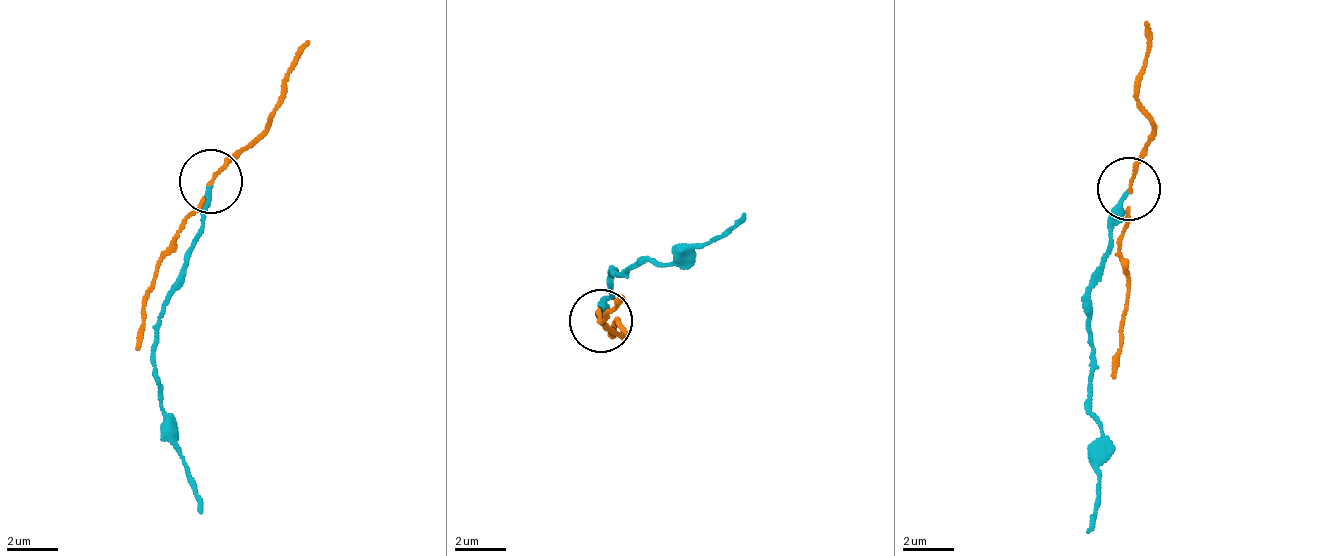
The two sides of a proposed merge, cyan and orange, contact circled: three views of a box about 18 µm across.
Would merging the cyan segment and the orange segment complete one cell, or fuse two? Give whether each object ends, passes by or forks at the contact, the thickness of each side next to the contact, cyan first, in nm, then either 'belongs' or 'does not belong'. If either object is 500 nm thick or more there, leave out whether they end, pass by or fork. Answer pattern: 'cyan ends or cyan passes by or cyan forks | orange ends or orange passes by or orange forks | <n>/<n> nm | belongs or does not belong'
cyan ends | orange passes by | 180/100 nm | does not belong

